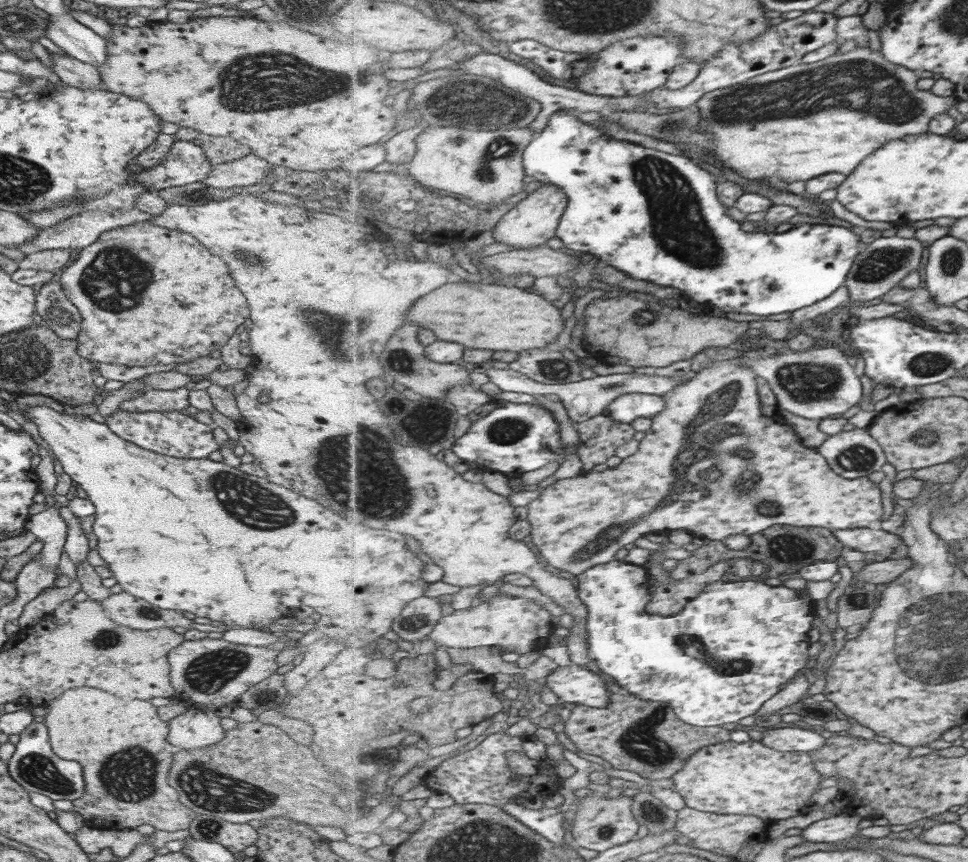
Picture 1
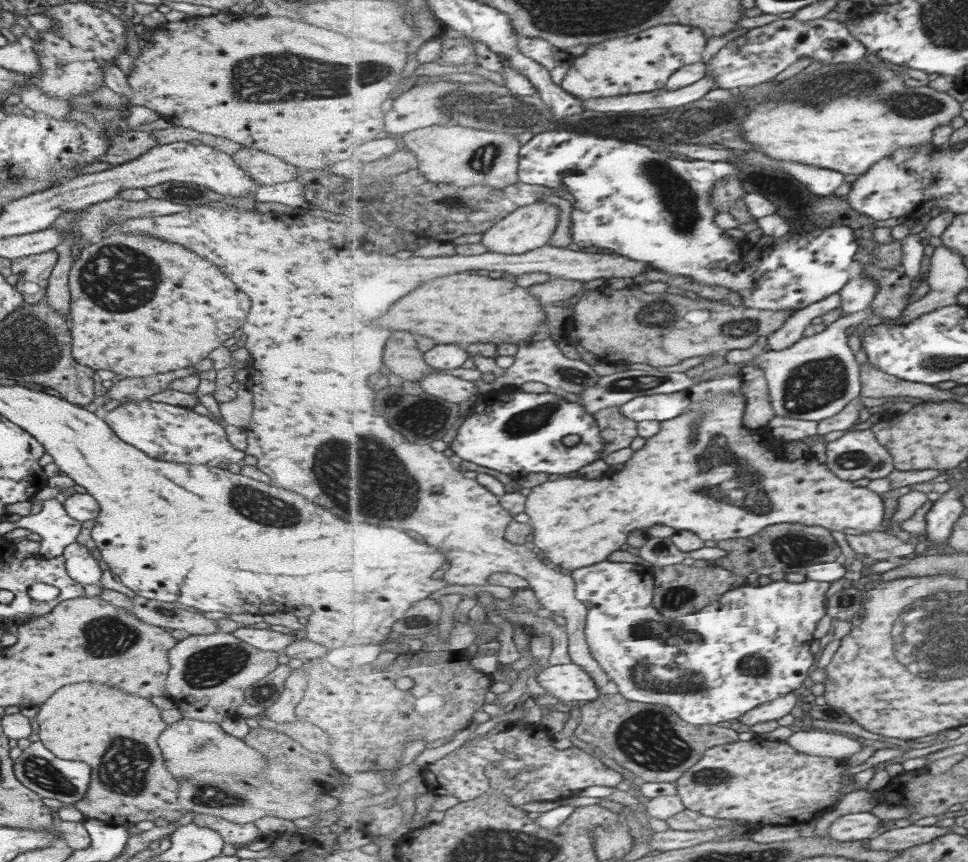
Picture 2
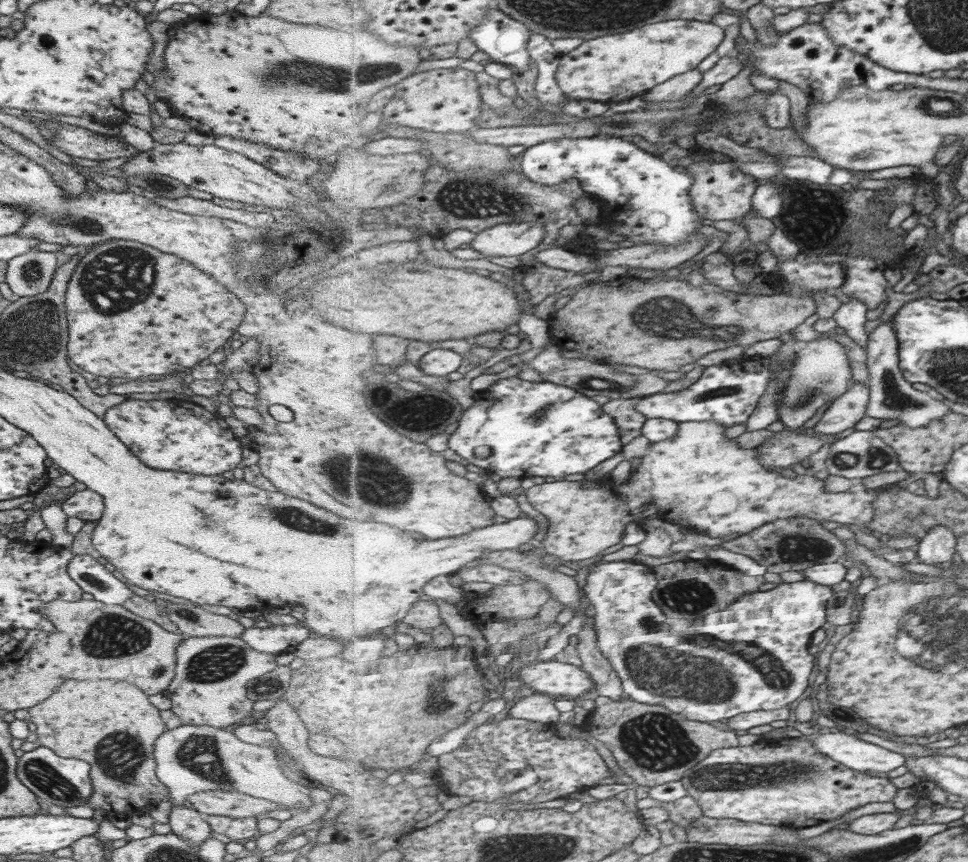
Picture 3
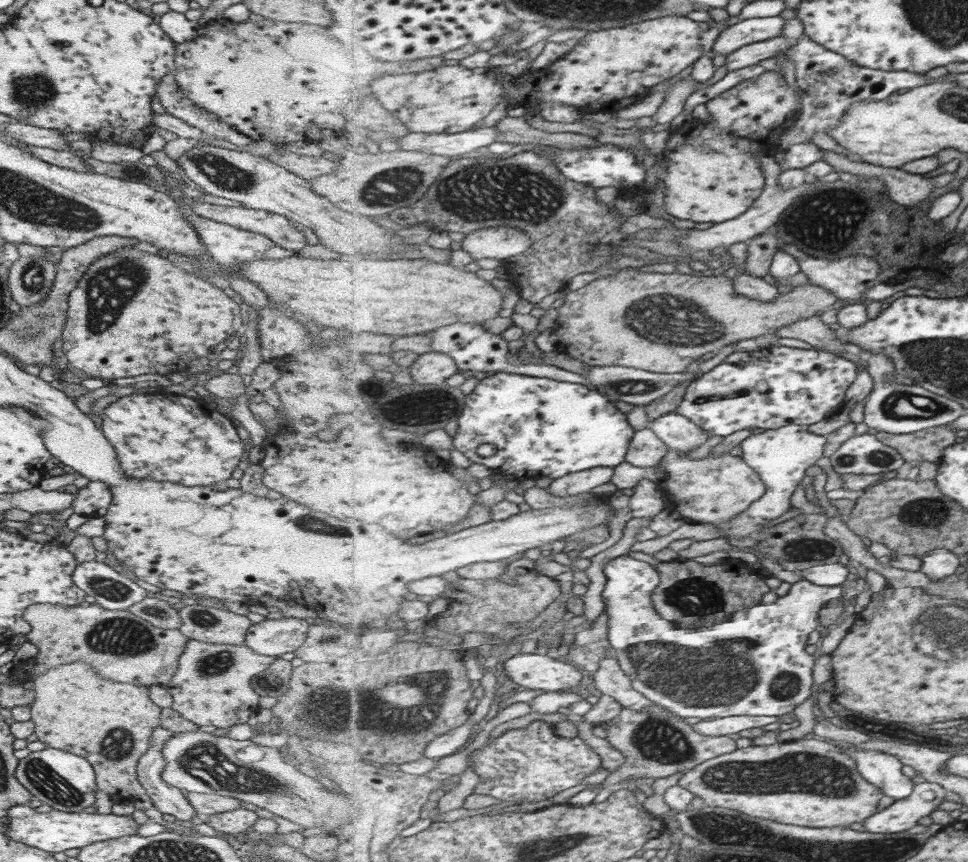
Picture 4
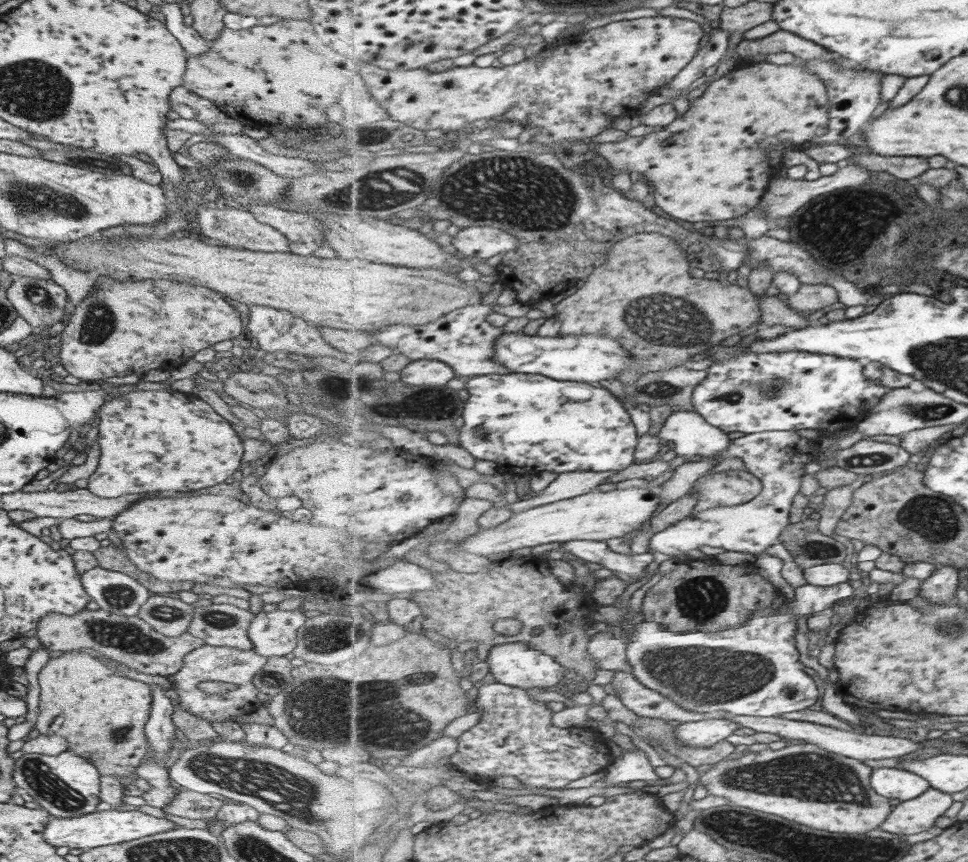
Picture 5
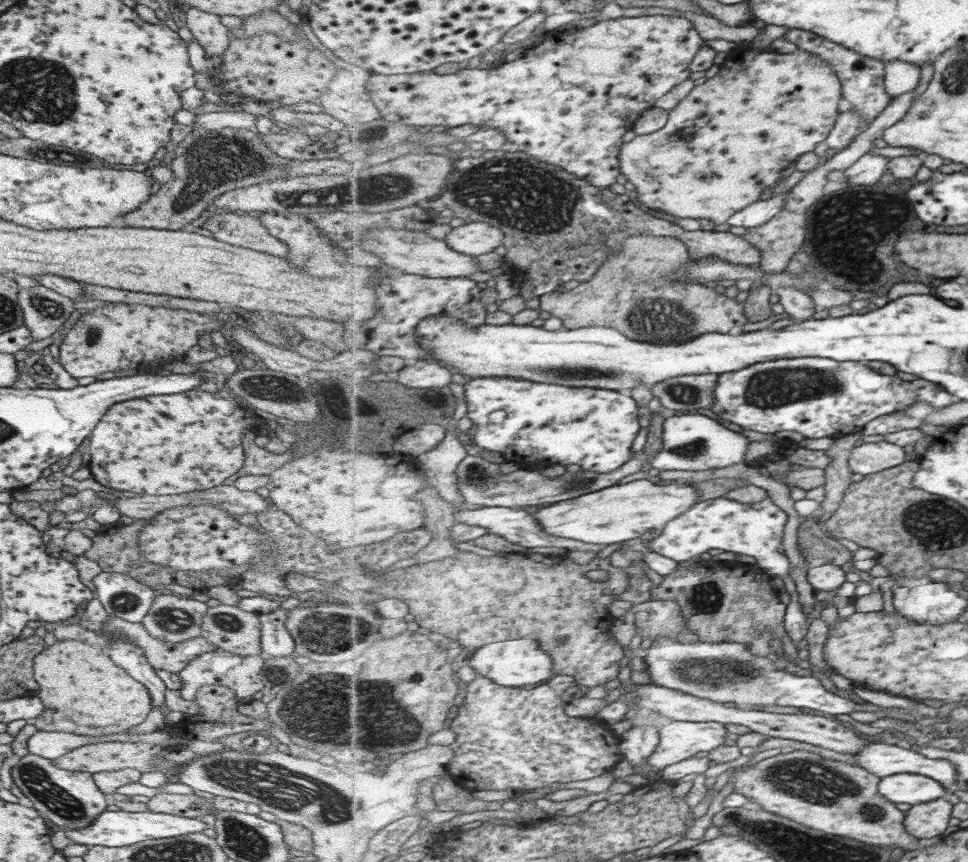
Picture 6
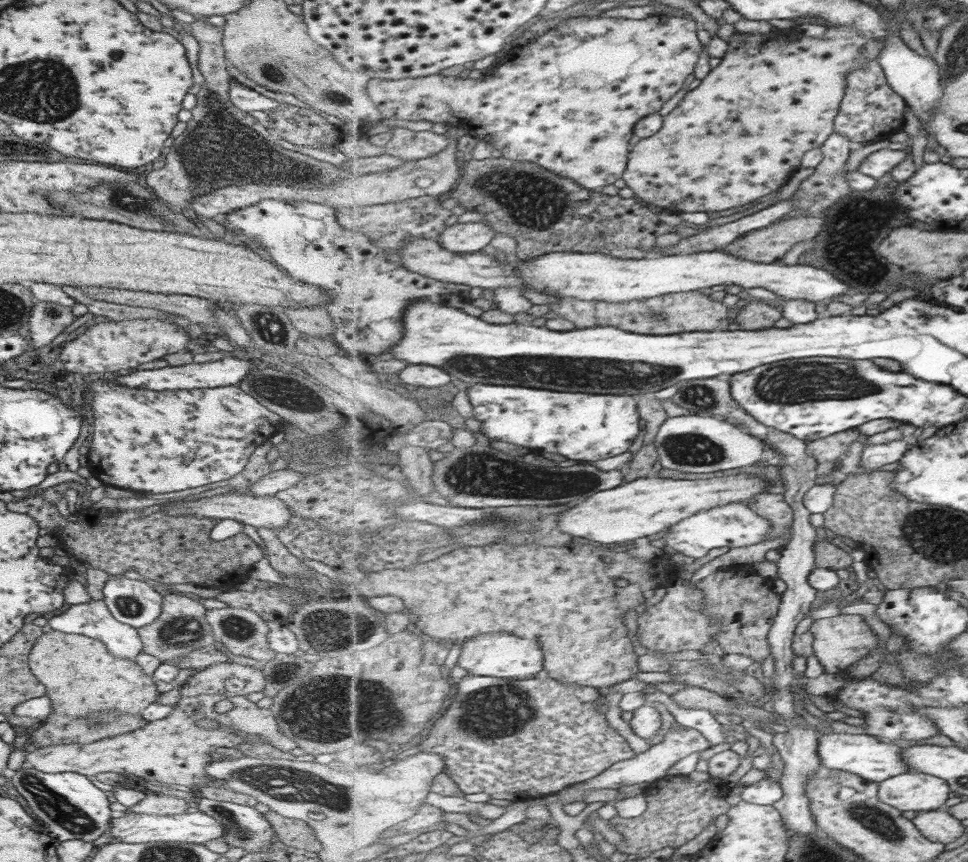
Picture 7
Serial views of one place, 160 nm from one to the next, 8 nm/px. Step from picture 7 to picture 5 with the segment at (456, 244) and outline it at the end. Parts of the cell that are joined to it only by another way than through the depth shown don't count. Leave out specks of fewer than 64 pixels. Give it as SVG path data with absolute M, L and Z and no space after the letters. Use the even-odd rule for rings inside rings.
M489 226L463 228L453 238L457 251L467 258L493 260L493 256L503 256L519 247L517 236Z

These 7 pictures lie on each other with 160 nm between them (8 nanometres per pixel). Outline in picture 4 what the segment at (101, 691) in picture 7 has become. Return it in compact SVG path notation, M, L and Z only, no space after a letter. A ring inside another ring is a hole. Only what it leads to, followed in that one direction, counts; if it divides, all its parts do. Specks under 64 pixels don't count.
M83 662L48 668L38 674L32 683L34 697L33 703L29 705L30 722L33 724L33 734L39 742L43 742L46 747L85 758L93 770L97 790L107 793L113 802L133 801L138 794L145 793L137 781L137 761L149 748L149 734L159 725L161 710L149 699L146 686L109 682L97 676L97 672Z

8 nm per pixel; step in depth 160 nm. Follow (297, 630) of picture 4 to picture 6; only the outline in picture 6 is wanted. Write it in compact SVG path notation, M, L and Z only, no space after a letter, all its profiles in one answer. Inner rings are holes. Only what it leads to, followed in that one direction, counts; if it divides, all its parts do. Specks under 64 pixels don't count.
M277 607L267 614L259 613L259 644L264 655L293 656L293 639L284 626L286 609Z

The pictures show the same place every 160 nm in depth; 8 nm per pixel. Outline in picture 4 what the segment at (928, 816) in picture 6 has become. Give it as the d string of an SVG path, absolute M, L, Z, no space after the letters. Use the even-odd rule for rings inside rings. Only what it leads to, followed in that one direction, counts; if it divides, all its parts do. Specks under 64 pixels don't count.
M922 782L916 786L912 797L894 801L863 825L867 831L881 834L911 830L921 818L931 816L947 800L947 792L941 784Z

